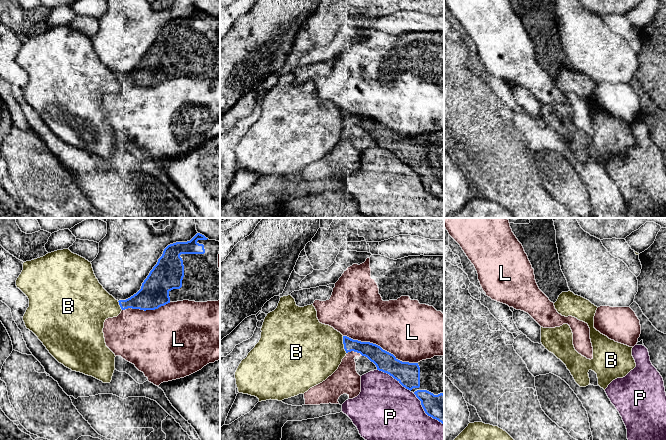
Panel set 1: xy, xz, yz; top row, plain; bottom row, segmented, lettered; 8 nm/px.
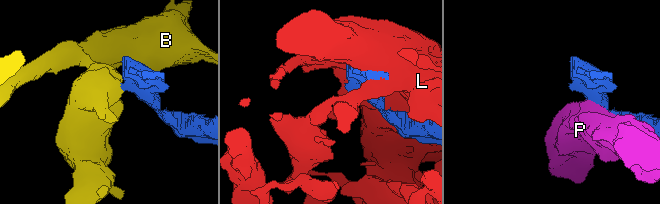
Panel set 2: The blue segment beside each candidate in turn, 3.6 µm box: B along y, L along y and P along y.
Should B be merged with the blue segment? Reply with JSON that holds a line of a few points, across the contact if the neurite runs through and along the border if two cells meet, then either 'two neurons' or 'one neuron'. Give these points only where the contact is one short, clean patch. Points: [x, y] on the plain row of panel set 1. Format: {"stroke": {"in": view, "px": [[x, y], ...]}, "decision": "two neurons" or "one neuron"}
{"decision": "two neurons"}

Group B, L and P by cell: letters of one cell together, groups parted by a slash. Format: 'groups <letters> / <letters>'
groups B / L / P

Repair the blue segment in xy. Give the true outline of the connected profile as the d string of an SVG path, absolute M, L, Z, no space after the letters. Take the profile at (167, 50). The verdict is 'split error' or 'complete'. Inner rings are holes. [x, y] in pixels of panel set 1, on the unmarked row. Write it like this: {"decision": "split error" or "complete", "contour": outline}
{"decision": "split error", "contour": "M197 9L190 17L168 21L142 59L141 65L130 74L118 77L121 85L132 84L146 87L183 76L218 77L220 75L219 28L220 18L209 16L200 9Z"}

